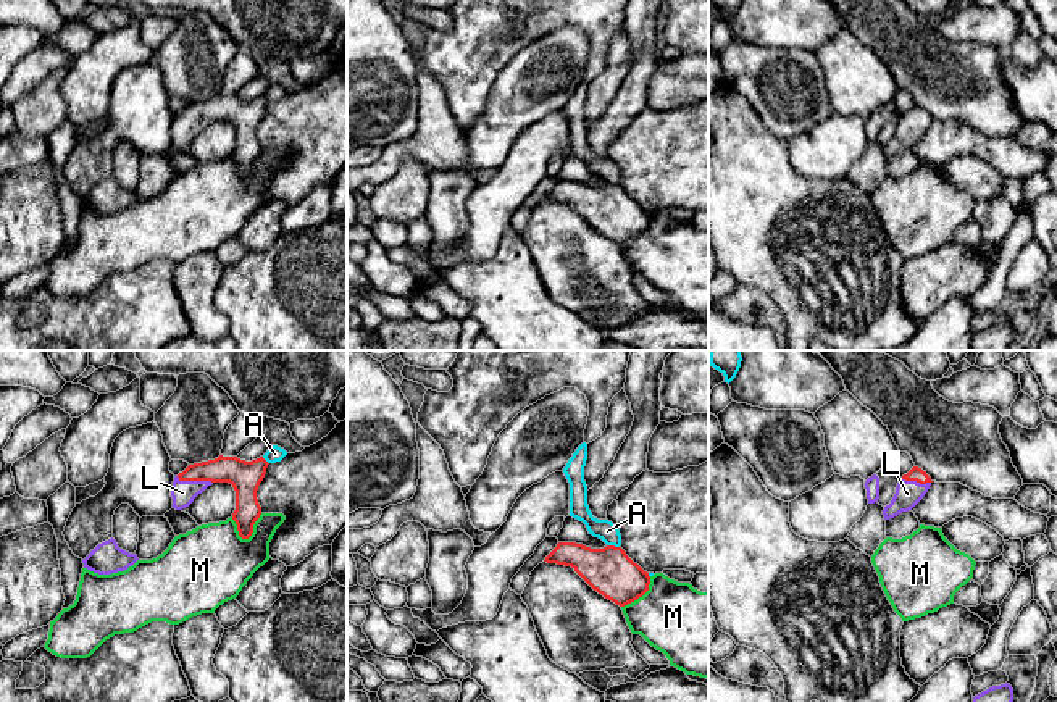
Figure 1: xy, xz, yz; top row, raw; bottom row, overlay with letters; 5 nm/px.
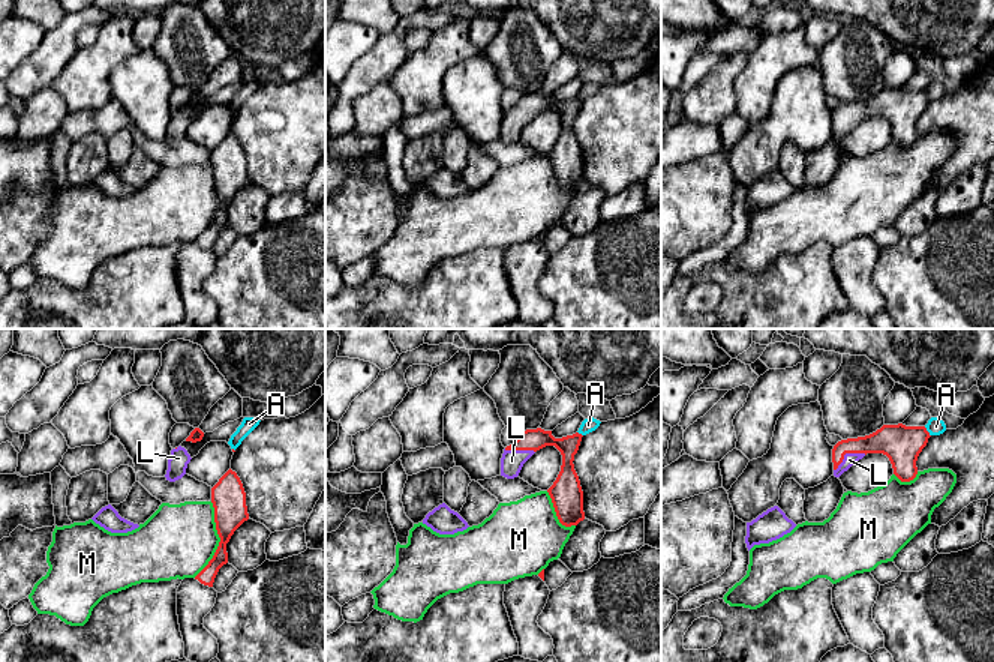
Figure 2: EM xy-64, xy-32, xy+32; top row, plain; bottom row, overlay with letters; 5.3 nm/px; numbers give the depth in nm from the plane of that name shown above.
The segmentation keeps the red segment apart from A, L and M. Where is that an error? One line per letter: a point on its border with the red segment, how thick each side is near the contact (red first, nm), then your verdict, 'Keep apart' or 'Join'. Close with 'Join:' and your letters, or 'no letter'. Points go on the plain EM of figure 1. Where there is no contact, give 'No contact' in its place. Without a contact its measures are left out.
A: Touches red at xz (614, 184). Thickness 240 nm (red) against 100 nm. Keep apart
L: Touches red at xy (194, 118). Thickness 150 nm (red) against 120 nm. Join
M: Touches red at xy (252, 167). Thickness 140 nm (red) against 360 nm. Keep apart
Join: L

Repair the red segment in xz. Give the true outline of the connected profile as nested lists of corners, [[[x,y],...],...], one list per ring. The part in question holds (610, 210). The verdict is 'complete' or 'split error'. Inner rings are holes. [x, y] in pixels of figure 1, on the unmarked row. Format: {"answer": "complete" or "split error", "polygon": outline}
{"answer": "complete", "polygon": [[[558,181],[547,202],[571,205],[594,229],[625,245],[649,229],[650,215],[621,186],[591,187],[576,181]]]}

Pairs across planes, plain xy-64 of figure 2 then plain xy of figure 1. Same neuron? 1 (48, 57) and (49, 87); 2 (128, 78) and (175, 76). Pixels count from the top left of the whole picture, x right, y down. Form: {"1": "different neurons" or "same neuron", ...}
{"1": "different neurons", "2": "different neurons"}

